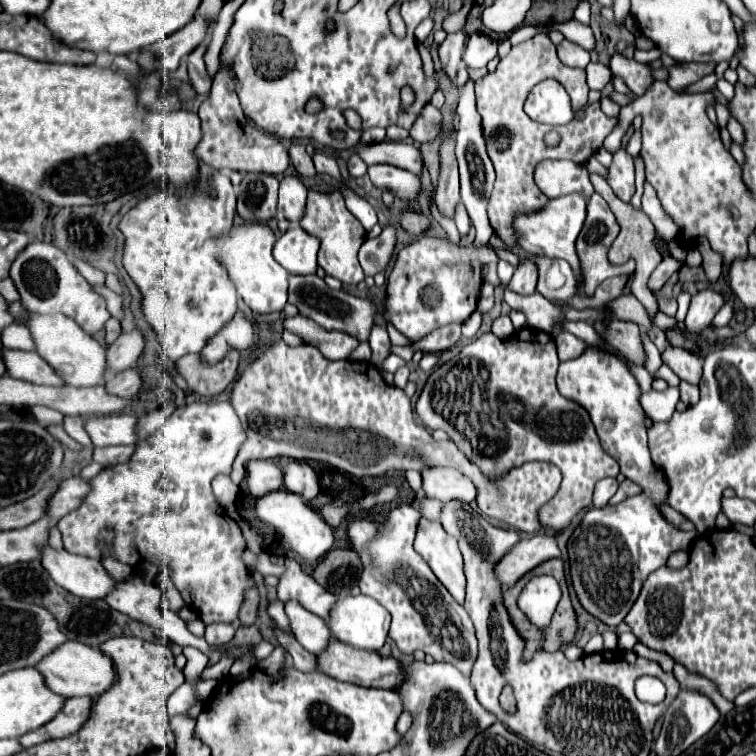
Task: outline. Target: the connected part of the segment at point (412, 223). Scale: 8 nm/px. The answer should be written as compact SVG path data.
M404 212L402 214L402 226L410 232L410 234L418 234L422 230L426 230L430 226L428 218L418 214L418 212Z

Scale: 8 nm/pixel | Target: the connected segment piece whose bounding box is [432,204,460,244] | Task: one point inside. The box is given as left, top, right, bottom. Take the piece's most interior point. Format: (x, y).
(449, 227)

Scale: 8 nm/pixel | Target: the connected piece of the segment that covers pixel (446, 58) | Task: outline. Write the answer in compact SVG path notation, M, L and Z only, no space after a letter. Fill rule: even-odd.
M462 30L458 32L450 32L446 36L446 40L440 44L438 48L438 54L440 54L440 60L442 60L442 70L454 78L456 76L456 70L458 70L458 64L462 60L462 50L464 50L464 40L466 40L466 34Z

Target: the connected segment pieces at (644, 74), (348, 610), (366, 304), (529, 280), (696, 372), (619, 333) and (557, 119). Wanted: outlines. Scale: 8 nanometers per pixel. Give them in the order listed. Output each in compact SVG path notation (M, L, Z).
M620 52L612 54L610 58L610 70L620 76L626 86L636 94L642 96L646 92L646 88L652 84L652 76L650 76L650 68L646 64L640 64L632 58L622 56Z
M368 596L338 598L330 610L330 632L336 640L360 650L382 648L390 626L388 612Z
M316 274L308 276L290 276L288 278L288 302L298 306L298 312L302 316L312 318L316 324L320 324L326 330L338 330L338 332L348 332L348 336L356 336L360 342L368 342L372 326L374 326L374 316L376 316L376 304L368 298L358 298L352 296L344 290L330 290L322 278Z
M522 258L520 264L516 266L516 272L508 284L510 290L518 292L518 294L532 294L536 290L538 284L538 266L536 262Z
M668 344L666 350L660 356L662 356L662 362L668 364L680 380L686 380L690 384L700 382L702 360L696 354L684 350L684 348L676 348L676 346Z
M614 318L608 324L608 328L602 328L600 324L594 324L594 328L596 328L596 332L604 330L608 344L612 344L618 352L622 352L630 362L634 362L636 366L646 364L646 350L644 350L644 344L642 344L638 324Z
M544 80L536 84L526 100L524 110L528 116L540 124L560 126L572 120L570 98L564 86L556 80Z

